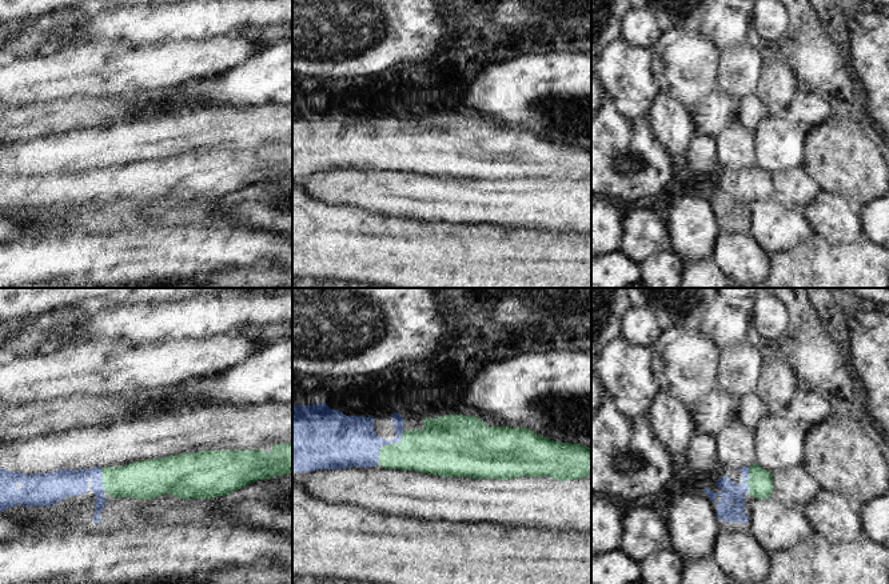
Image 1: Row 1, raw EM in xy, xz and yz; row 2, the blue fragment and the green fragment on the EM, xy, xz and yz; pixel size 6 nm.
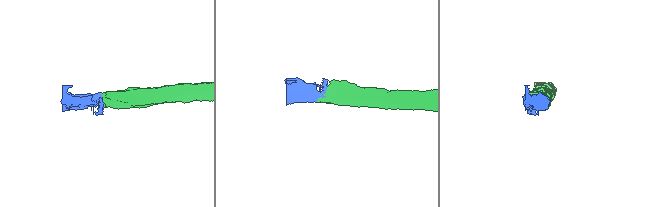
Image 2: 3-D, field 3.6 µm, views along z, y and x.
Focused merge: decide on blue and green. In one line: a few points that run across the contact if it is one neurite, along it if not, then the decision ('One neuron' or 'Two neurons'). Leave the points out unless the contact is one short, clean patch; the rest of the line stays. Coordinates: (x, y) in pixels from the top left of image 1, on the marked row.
Line: xz (346, 442), (387, 444), (394, 451), (427, 451). One neuron.

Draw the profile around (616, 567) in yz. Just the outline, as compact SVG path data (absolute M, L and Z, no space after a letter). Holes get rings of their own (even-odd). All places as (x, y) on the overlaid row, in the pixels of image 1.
M622 549L591 556L591 584L631 584L642 579L639 565Z

